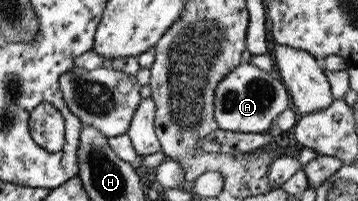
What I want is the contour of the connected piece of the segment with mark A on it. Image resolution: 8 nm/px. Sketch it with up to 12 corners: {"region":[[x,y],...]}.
{"region":[[241,62],[217,82],[218,129],[264,134],[290,106],[275,74]]}

